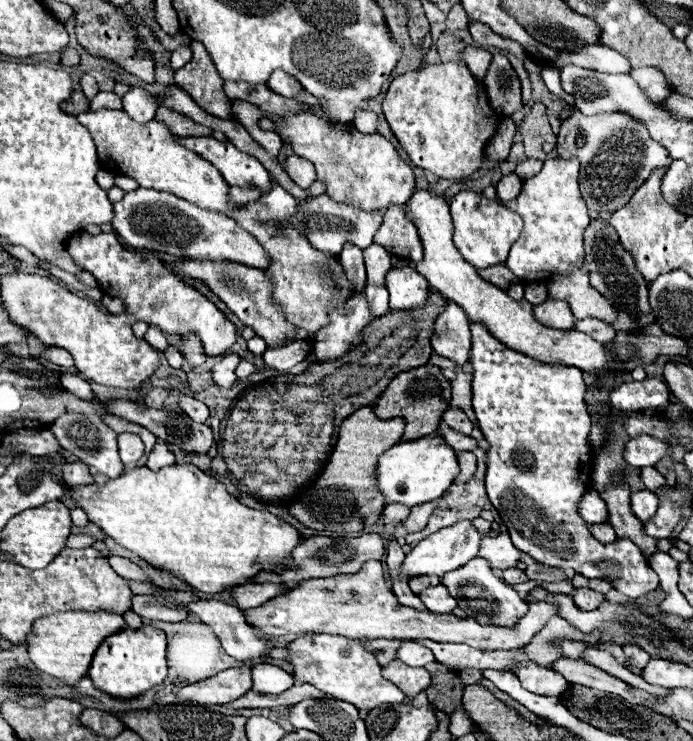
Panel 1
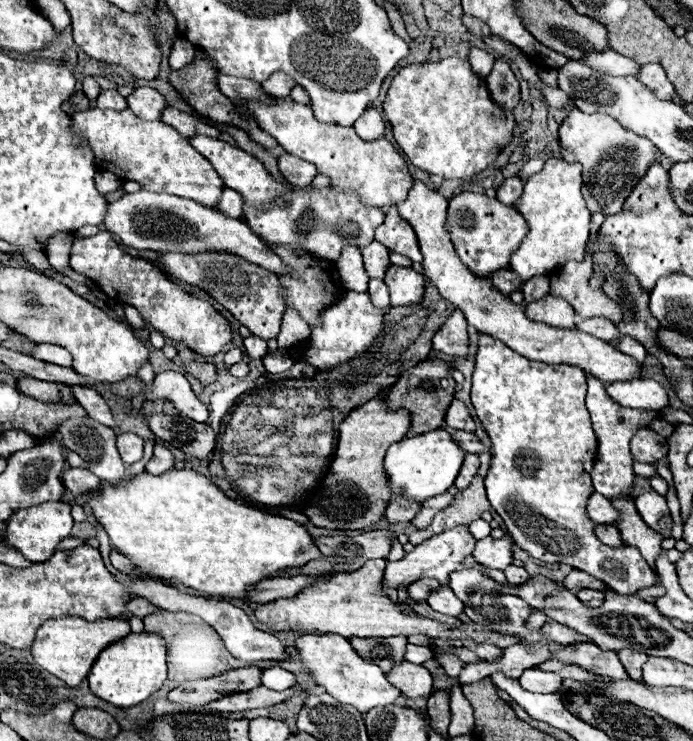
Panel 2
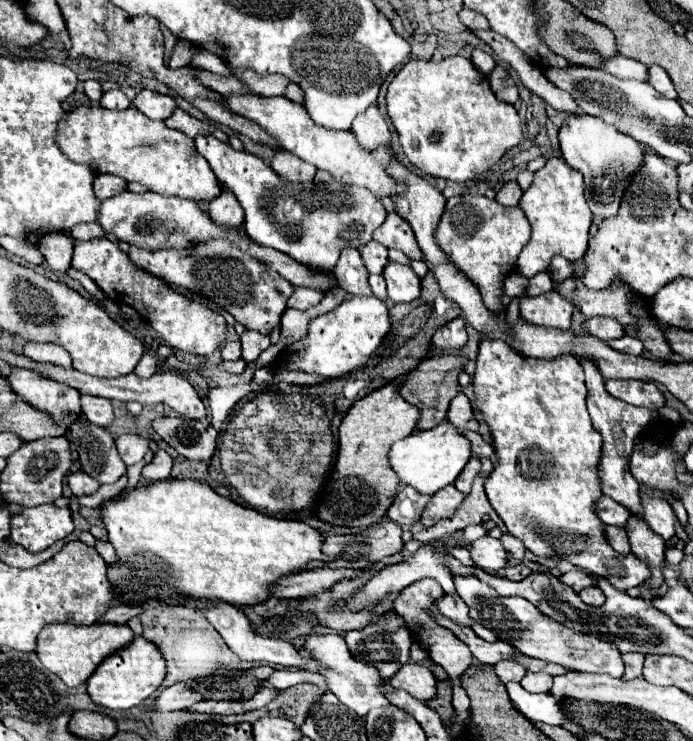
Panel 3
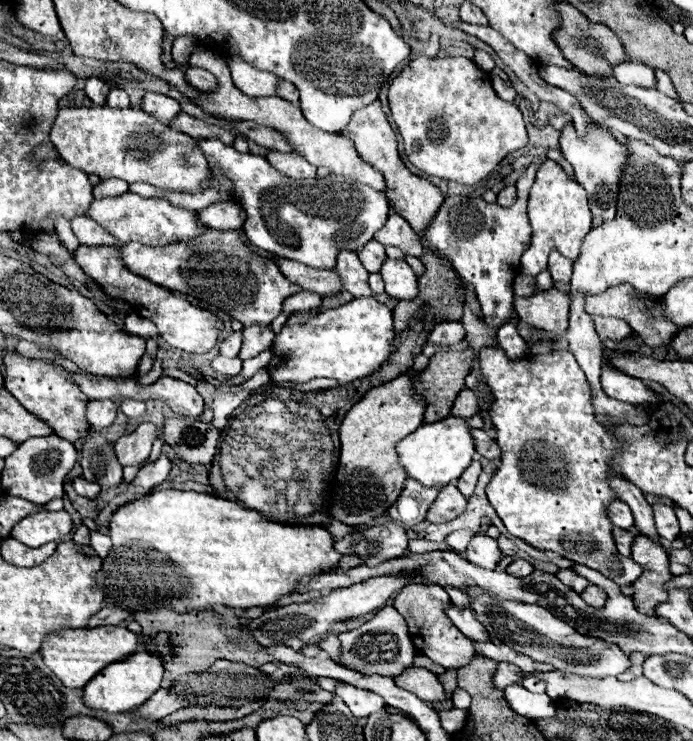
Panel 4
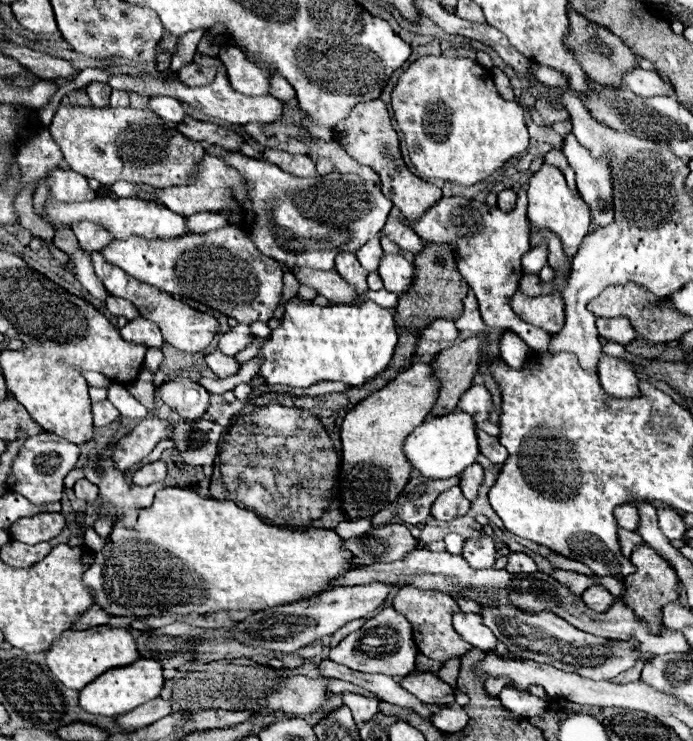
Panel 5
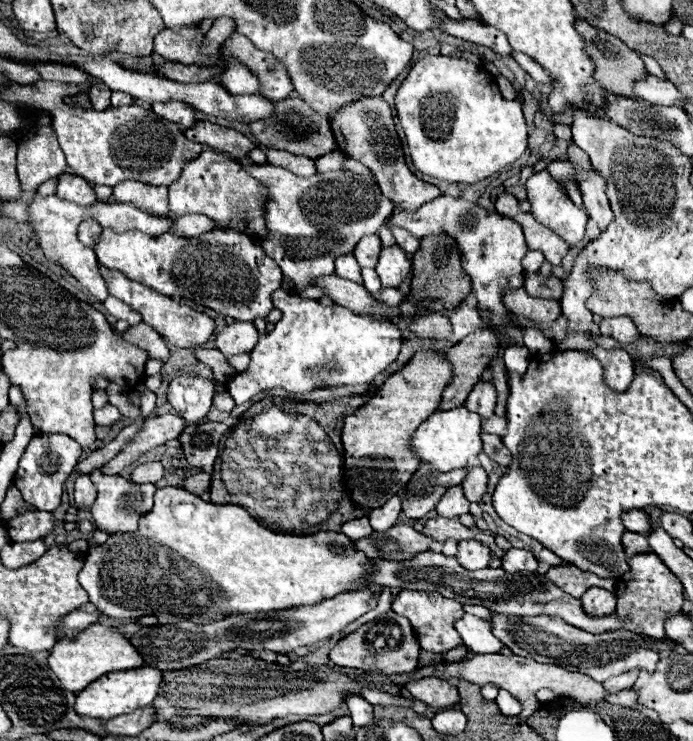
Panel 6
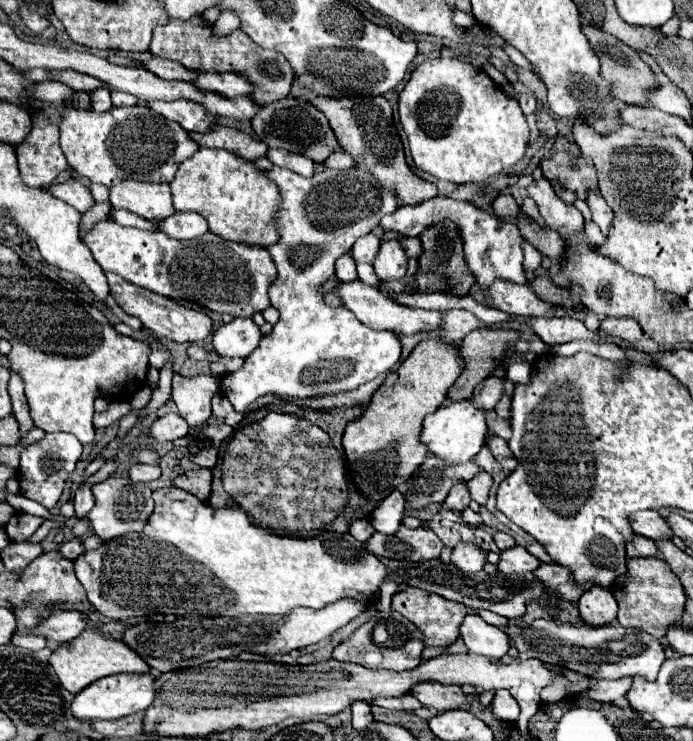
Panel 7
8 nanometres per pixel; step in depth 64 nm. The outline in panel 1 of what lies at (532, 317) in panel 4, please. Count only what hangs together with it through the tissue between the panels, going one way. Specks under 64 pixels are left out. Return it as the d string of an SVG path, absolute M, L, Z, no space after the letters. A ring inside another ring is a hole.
M552 298L534 306L534 318L540 324L544 324L548 328L556 328L556 330L572 330L576 324L576 318L574 318L570 306L566 302L552 300Z

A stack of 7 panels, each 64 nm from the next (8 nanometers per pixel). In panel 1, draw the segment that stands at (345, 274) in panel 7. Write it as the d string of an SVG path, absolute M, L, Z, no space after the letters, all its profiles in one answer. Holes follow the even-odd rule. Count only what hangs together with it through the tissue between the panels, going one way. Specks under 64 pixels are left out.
M344 244L344 250L340 252L340 264L344 268L344 274L348 282L358 290L364 292L366 288L366 270L364 270L364 260L362 260L362 250L356 248L354 244Z

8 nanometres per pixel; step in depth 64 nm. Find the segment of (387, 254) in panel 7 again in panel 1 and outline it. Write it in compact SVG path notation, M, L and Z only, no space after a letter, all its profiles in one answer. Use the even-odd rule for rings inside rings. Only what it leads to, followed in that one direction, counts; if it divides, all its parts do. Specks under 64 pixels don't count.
M392 268L386 274L386 288L390 292L392 310L408 310L424 304L430 292L430 284L414 268Z

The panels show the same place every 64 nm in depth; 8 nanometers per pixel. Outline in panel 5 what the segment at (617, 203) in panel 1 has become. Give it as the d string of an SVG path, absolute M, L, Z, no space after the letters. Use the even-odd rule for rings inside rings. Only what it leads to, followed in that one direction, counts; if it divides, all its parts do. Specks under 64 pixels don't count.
M572 134L566 136L562 152L568 158L568 164L576 172L578 192L582 194L584 202L590 206L592 220L600 228L604 228L614 220L612 194L610 194L612 180L606 160L592 158L590 152L584 150L584 146L580 146Z

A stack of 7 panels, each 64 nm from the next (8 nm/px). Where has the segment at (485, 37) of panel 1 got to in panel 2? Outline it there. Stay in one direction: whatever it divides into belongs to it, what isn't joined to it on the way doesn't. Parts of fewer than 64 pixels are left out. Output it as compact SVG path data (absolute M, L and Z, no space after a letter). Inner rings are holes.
M464 14L462 16L462 22L464 22L464 26L474 34L474 36L490 36L490 28L488 28L488 24L486 22L482 22L480 18L474 18L474 16L468 16L468 14Z

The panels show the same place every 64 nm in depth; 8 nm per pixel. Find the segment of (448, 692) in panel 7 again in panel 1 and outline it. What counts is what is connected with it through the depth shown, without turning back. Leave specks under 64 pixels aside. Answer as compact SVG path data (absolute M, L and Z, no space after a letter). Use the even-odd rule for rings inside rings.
M394 660L386 668L382 668L382 676L396 684L408 698L414 698L430 686L430 674L424 668L412 668L400 660Z

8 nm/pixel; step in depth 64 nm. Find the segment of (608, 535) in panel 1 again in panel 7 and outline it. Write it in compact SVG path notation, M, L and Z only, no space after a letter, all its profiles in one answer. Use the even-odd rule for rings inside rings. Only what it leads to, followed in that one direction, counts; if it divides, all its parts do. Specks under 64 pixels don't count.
M634 536L634 540L626 548L628 558L658 558L660 552L654 544L654 540L648 540L644 536Z

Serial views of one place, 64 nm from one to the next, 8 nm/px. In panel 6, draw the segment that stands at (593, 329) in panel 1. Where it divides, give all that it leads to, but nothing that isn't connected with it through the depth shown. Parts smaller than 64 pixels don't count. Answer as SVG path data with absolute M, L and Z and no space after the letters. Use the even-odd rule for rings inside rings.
M618 316L618 318L604 318L600 320L600 334L610 336L618 340L620 344L632 344L640 338L638 328L628 316Z

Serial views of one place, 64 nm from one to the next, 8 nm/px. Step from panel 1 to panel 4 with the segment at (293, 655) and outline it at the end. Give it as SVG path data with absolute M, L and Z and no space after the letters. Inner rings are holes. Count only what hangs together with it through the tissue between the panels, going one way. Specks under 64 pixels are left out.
M330 634L330 636L326 636L324 640L320 640L318 646L328 654L330 660L338 662L338 654L340 654L340 640L338 640L336 634ZM340 682L340 686L336 688L336 696L348 704L356 718L368 718L372 712L378 712L386 706L384 700L380 700L380 696L376 696L374 692L360 690L344 682Z

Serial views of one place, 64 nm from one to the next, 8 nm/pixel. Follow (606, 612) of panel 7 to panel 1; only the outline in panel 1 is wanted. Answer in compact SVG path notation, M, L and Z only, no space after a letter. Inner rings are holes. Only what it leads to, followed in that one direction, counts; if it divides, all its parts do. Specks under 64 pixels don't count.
M580 588L574 592L574 600L576 600L576 606L582 610L596 610L604 602L604 594L594 592L590 588Z

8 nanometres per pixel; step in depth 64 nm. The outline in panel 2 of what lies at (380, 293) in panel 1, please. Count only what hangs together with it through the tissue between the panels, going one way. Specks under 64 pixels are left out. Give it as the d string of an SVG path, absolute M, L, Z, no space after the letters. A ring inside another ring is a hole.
M370 280L370 290L368 290L372 302L378 306L378 308L388 308L388 286L382 282L382 280Z

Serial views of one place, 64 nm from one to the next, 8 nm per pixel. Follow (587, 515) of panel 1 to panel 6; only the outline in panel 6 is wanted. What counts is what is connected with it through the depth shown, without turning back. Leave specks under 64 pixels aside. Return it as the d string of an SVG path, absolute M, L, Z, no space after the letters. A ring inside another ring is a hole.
M644 510L624 512L622 514L622 522L630 532L638 532L638 534L644 534L644 536L648 536L652 532L652 526L654 526L650 514L644 512Z

